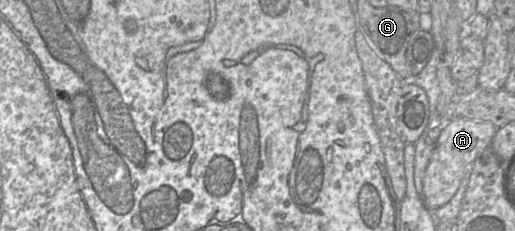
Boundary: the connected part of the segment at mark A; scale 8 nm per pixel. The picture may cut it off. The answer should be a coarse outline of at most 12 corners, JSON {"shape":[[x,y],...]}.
{"shape":[[464,117],[444,125],[422,180],[429,210],[452,199],[497,129]]}

